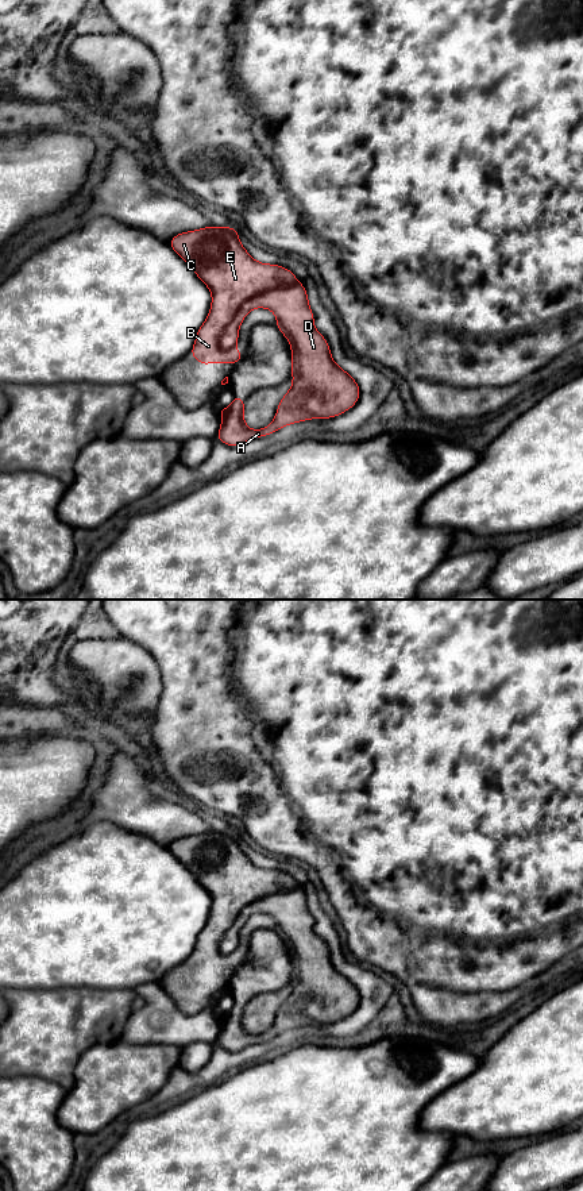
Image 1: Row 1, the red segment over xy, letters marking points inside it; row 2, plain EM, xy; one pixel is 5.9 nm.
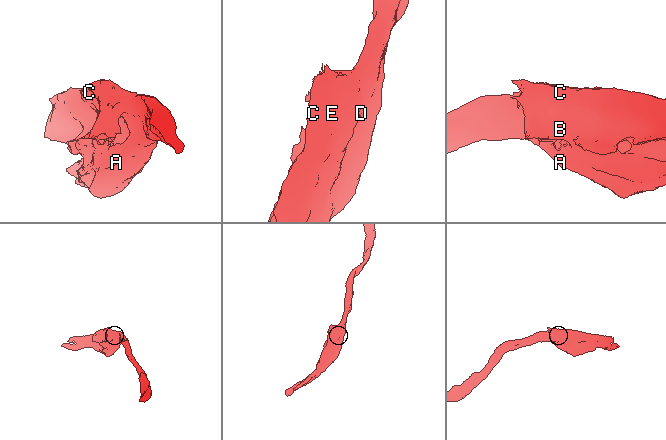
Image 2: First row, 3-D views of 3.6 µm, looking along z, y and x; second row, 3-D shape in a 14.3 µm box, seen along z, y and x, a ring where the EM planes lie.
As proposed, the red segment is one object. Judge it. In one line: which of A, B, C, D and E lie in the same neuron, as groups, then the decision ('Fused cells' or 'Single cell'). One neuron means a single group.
Groups: A D / B C E. Fused cells

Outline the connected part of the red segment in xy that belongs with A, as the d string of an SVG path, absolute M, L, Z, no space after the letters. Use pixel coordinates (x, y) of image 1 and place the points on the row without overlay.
M301 887L292 891L271 894L256 902L247 905L232 926L224 933L220 941L221 955L231 955L239 945L239 932L248 917L254 913L266 913L274 917L275 930L289 945L292 953L292 980L293 988L282 1002L277 1013L274 1025L265 1033L250 1034L244 1028L244 1010L238 999L228 1013L220 1013L221 1032L215 1044L227 1051L236 1052L246 1047L269 1041L285 1030L306 1026L309 1024L331 1024L350 1015L360 1001L359 988L332 964L327 944L314 933L314 920L309 913L306 894Z

